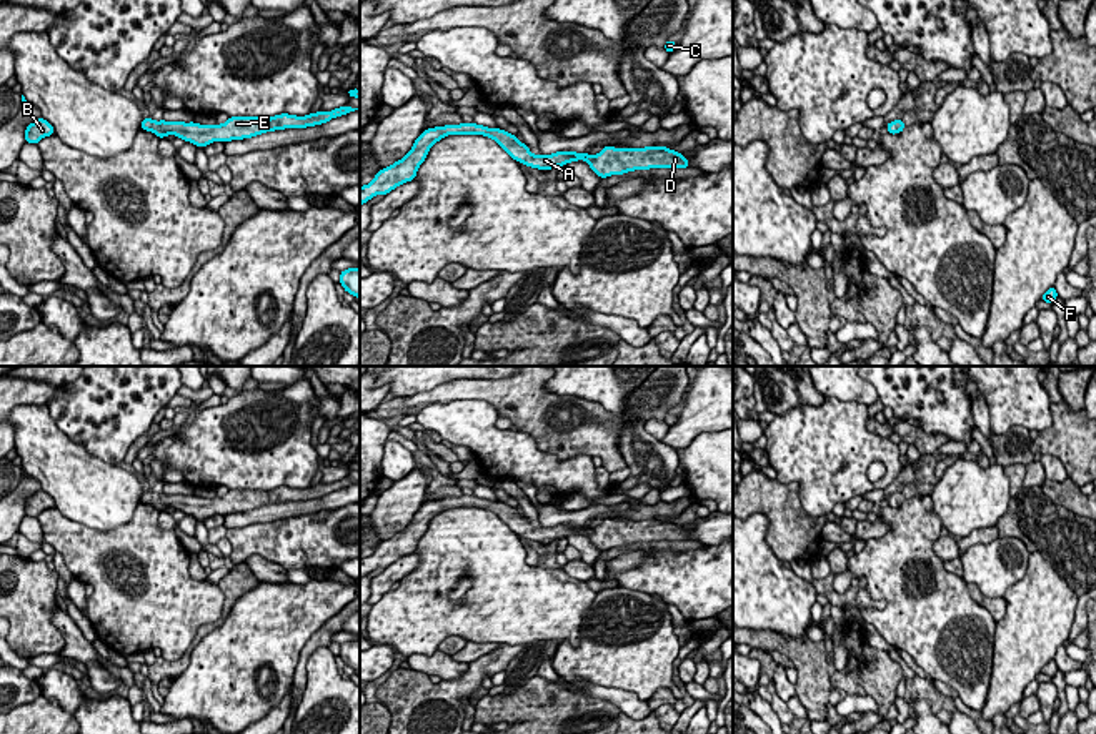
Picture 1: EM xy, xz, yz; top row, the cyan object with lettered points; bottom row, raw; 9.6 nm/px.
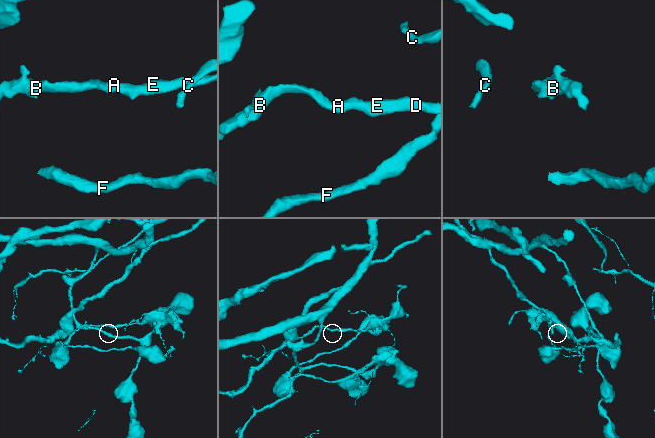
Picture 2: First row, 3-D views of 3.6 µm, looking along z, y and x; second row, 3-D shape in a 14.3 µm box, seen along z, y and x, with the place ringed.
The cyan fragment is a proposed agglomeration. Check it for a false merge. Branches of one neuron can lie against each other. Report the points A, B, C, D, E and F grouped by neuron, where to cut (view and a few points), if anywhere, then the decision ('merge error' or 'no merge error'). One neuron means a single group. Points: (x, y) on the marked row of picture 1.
A B C D E F | no cut | no merge error

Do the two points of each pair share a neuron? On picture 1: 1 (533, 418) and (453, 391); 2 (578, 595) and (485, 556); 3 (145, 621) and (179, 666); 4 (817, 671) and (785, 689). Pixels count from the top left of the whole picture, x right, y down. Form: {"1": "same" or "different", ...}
{"1": "same", "2": "same", "3": "different", "4": "different"}

